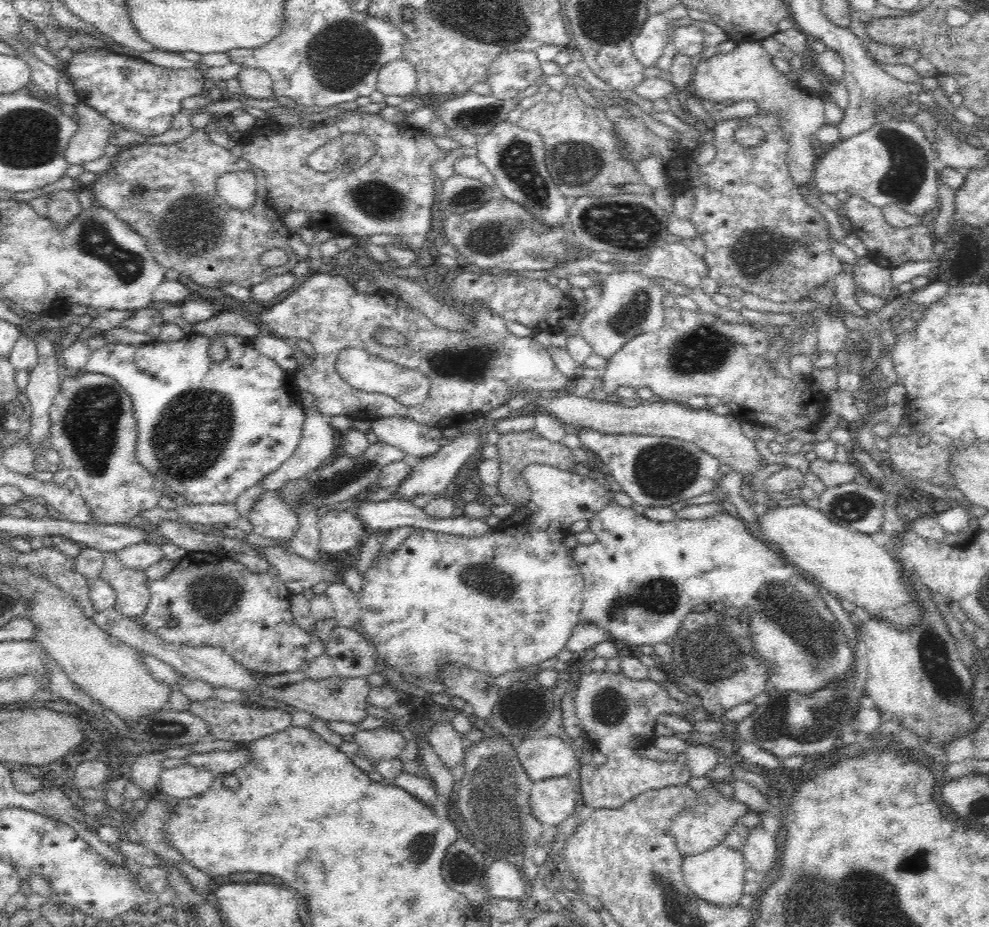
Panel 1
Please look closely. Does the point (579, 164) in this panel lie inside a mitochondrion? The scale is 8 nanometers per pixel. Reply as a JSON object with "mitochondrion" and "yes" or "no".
{"mitochondrion":"yes"}

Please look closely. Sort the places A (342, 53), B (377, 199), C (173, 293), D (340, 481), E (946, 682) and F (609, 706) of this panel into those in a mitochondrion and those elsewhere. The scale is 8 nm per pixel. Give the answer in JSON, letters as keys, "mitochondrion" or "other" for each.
{"A":"mitochondrion","B":"mitochondrion","C":"other","D":"mitochondrion","E":"mitochondrion","F":"mitochondrion"}

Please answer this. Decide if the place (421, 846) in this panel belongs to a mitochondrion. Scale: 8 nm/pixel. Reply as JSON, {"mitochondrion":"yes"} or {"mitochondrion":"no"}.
{"mitochondrion":"yes"}

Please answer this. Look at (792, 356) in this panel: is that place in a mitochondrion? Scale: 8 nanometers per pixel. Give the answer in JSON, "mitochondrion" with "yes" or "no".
{"mitochondrion":"no"}

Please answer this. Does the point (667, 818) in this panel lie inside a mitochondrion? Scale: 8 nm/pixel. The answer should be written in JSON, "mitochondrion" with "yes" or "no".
{"mitochondrion":"no"}

